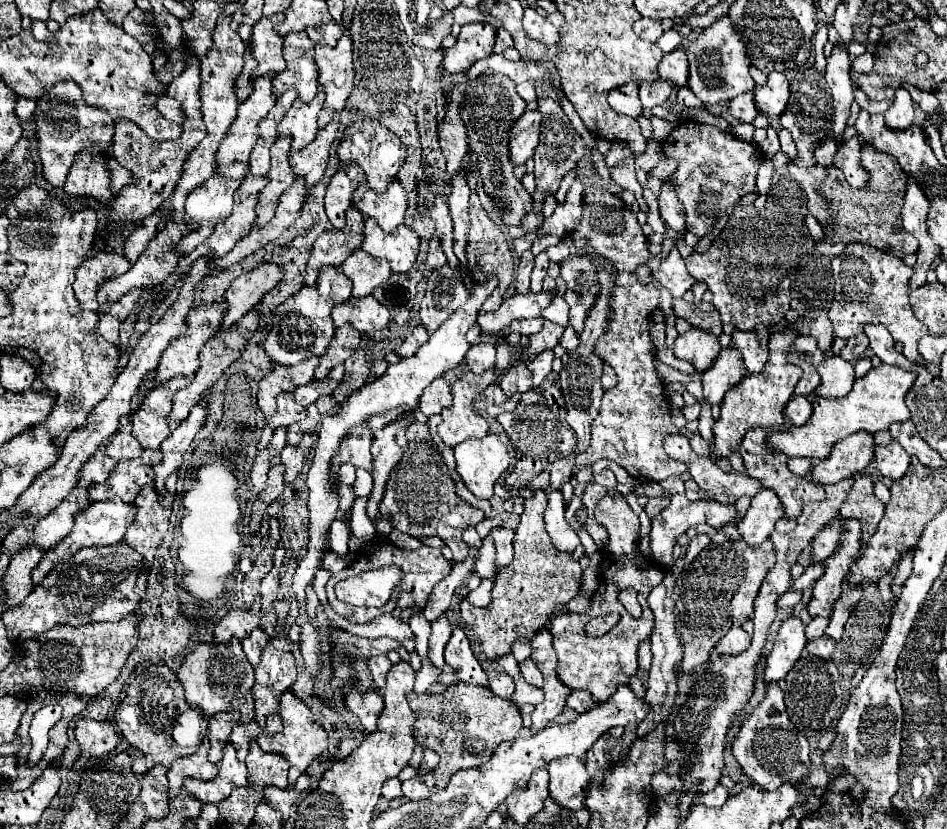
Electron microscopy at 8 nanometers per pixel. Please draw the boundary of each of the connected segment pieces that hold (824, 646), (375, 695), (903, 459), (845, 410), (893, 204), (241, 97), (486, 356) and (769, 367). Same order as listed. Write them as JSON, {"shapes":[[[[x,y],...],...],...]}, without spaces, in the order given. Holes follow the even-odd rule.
{"shapes":[[[[822,635],[820,639],[812,641],[806,645],[806,651],[812,655],[812,657],[820,657],[820,659],[832,659],[832,653],[834,653],[834,643]]],[[[370,689],[366,695],[360,695],[352,691],[346,697],[346,707],[350,713],[358,717],[364,731],[368,733],[376,731],[376,719],[384,708],[383,698],[379,692]]],[[[890,441],[888,445],[876,447],[876,465],[884,477],[900,479],[910,465],[910,455],[898,441]]],[[[882,363],[880,367],[872,367],[864,377],[854,381],[852,391],[840,399],[824,399],[814,397],[814,413],[806,425],[790,427],[788,431],[774,433],[768,441],[770,447],[782,451],[786,457],[808,457],[808,459],[826,459],[832,453],[832,447],[856,431],[866,431],[870,435],[878,431],[886,431],[892,423],[904,423],[910,419],[910,411],[906,409],[906,393],[916,381],[914,371],[904,371],[900,367],[892,367]]],[[[862,141],[862,165],[870,175],[870,181],[862,189],[850,189],[850,185],[840,169],[833,164],[828,167],[816,165],[810,169],[802,169],[788,163],[786,171],[790,173],[792,181],[798,181],[802,189],[808,189],[808,205],[814,205],[814,217],[820,223],[828,223],[828,219],[834,219],[834,227],[826,233],[828,243],[870,243],[872,247],[878,247],[890,255],[906,257],[910,253],[916,253],[918,241],[904,231],[900,209],[904,205],[904,191],[906,191],[906,173],[898,165],[898,161],[876,147]],[[816,189],[822,189],[822,197],[830,197],[830,203],[826,203]]],[[[248,41],[246,51],[244,51],[244,61],[246,61],[244,71],[242,71],[240,79],[238,79],[238,83],[234,85],[234,93],[236,93],[236,97],[238,97],[238,103],[244,103],[244,101],[248,99],[250,91],[254,91],[254,87],[252,87],[252,79],[250,79],[250,75],[254,73],[254,57],[250,55],[250,41]]],[[[492,343],[472,345],[470,351],[466,353],[466,365],[468,365],[470,373],[476,373],[476,375],[492,369],[494,359],[496,359],[496,349]]],[[[772,329],[770,333],[770,357],[768,363],[764,367],[762,373],[758,375],[746,375],[736,387],[732,387],[722,401],[722,409],[720,409],[720,417],[716,419],[712,431],[714,431],[714,441],[712,441],[712,459],[720,459],[720,457],[730,457],[738,445],[742,443],[744,435],[748,429],[754,427],[762,427],[762,429],[776,429],[780,425],[784,425],[784,407],[786,403],[792,399],[794,395],[794,387],[802,377],[802,369],[790,365],[786,361],[788,349],[794,343],[796,333],[794,329],[782,329],[776,331]]]]}

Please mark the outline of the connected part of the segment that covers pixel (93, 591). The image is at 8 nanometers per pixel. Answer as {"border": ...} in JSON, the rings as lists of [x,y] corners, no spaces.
{"border":[[[124,541],[110,545],[110,547],[84,547],[70,559],[58,563],[42,583],[34,587],[34,591],[14,609],[6,609],[2,613],[2,621],[8,631],[8,639],[16,645],[24,643],[26,639],[40,635],[48,629],[52,629],[56,623],[60,625],[86,625],[92,621],[120,621],[122,617],[136,611],[142,597],[146,597],[146,585],[148,585],[148,571],[142,571],[146,567],[142,563],[142,557],[132,551]]]}

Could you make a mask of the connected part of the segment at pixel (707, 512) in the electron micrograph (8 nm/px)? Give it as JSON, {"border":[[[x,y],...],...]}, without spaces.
{"border":[[[674,495],[672,503],[652,519],[652,531],[650,531],[650,549],[652,549],[652,557],[664,565],[664,567],[672,567],[674,559],[672,559],[672,549],[676,545],[676,537],[686,533],[688,527],[694,527],[698,523],[706,523],[712,525],[714,529],[726,525],[726,523],[734,523],[738,517],[738,511],[734,505],[724,505],[718,501],[706,501],[706,499],[698,499],[698,501],[688,501],[686,495]]]}

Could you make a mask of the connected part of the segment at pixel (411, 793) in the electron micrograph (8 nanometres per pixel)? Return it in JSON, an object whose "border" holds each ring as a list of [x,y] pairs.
{"border":[[[418,769],[418,773],[412,779],[402,783],[404,797],[408,797],[408,799],[426,799],[430,795],[430,789],[424,783],[424,775],[426,775],[426,769]]]}

